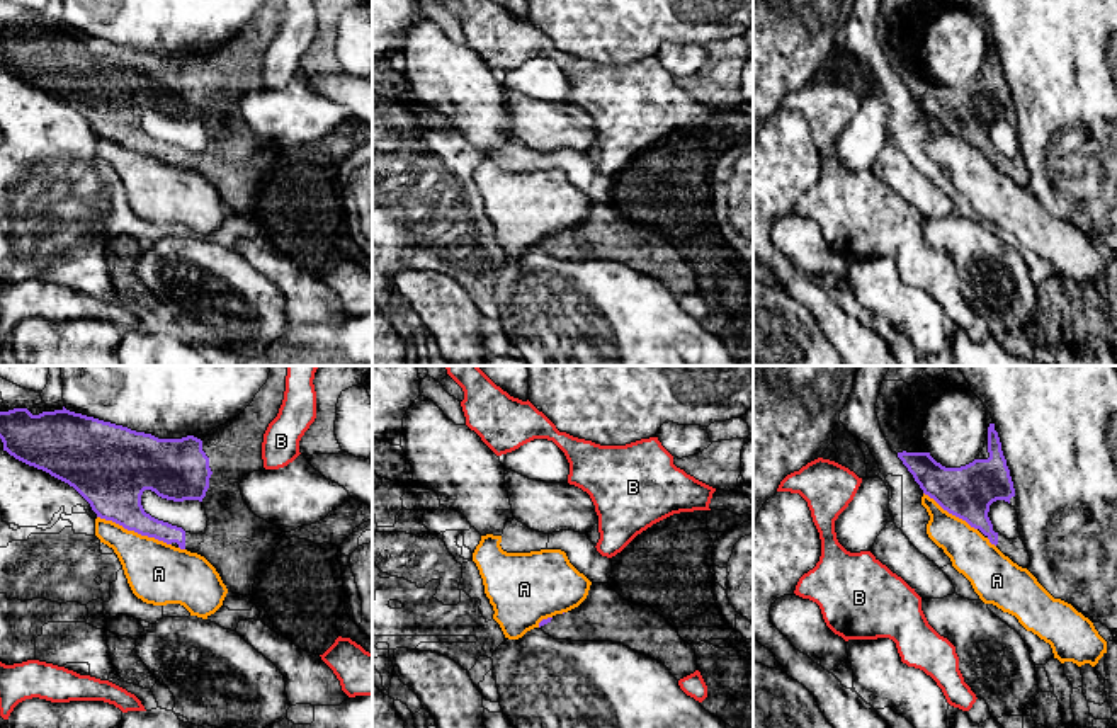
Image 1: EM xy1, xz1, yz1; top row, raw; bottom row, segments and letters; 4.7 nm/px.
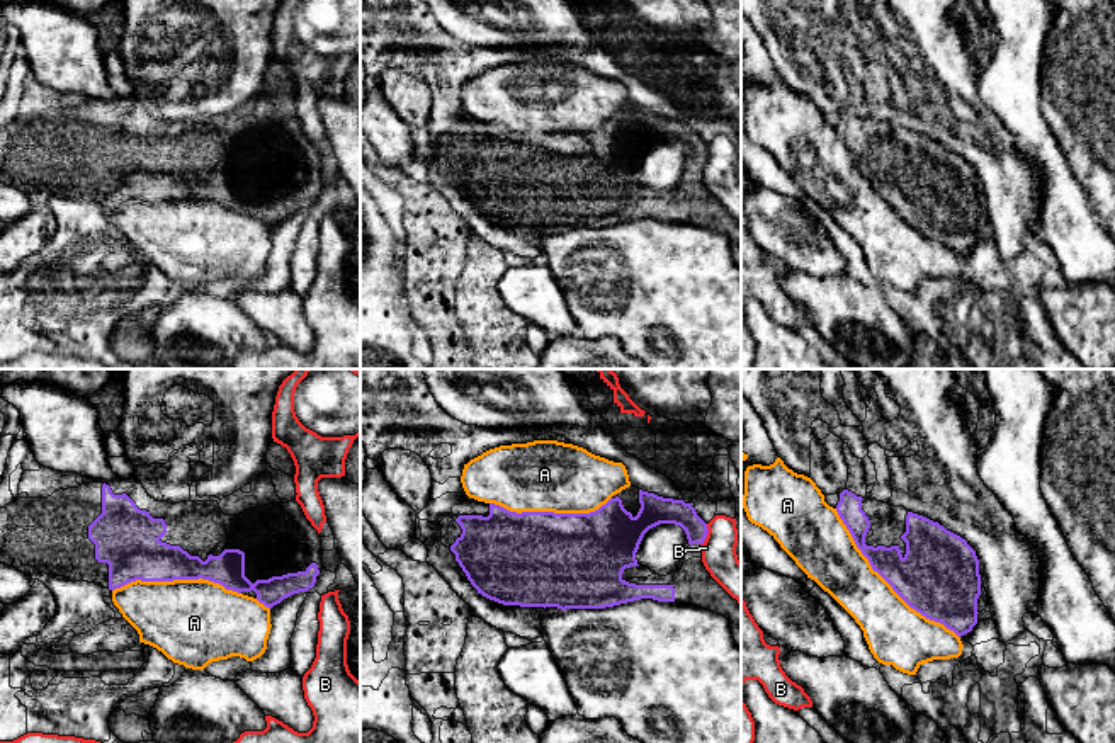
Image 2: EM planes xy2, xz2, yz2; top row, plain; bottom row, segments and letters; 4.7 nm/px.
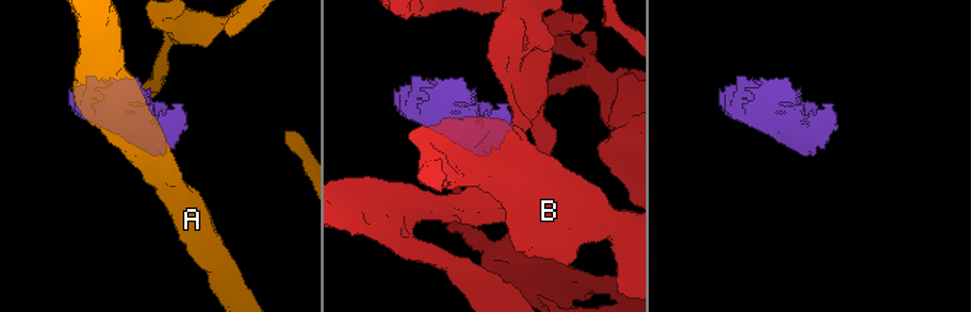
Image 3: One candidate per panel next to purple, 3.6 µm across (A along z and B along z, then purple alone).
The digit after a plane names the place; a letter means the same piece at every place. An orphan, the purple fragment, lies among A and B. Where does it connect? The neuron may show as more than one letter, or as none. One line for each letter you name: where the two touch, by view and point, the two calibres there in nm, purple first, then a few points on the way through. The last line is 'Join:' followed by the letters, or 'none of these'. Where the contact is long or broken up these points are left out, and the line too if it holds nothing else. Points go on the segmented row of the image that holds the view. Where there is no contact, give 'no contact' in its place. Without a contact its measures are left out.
Join: none of these

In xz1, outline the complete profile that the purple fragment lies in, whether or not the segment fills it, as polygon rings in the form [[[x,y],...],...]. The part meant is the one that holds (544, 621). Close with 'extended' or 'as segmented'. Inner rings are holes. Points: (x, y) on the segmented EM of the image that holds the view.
[[[592,583],[587,599],[575,609],[542,619],[539,628],[554,640],[612,641],[663,663],[680,680],[697,670],[697,657],[678,636],[678,628],[648,606],[622,599],[609,583]]] | extended

